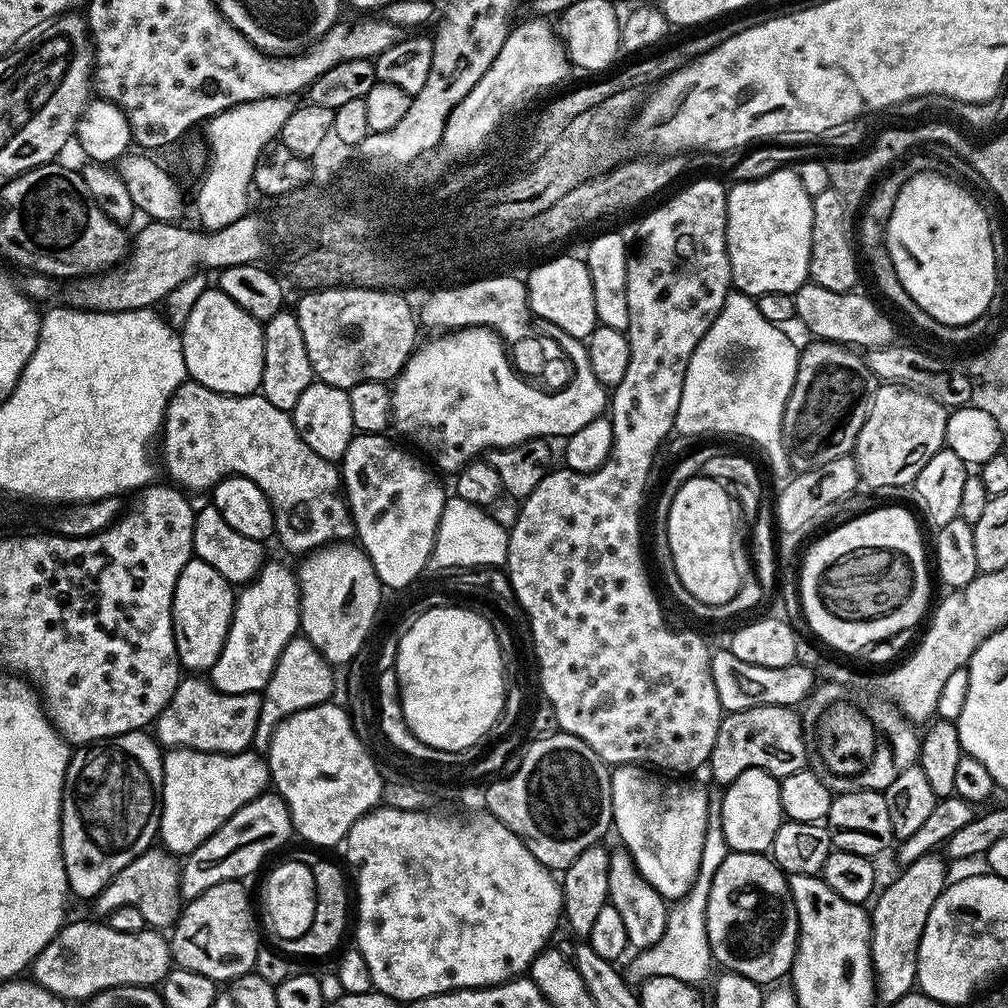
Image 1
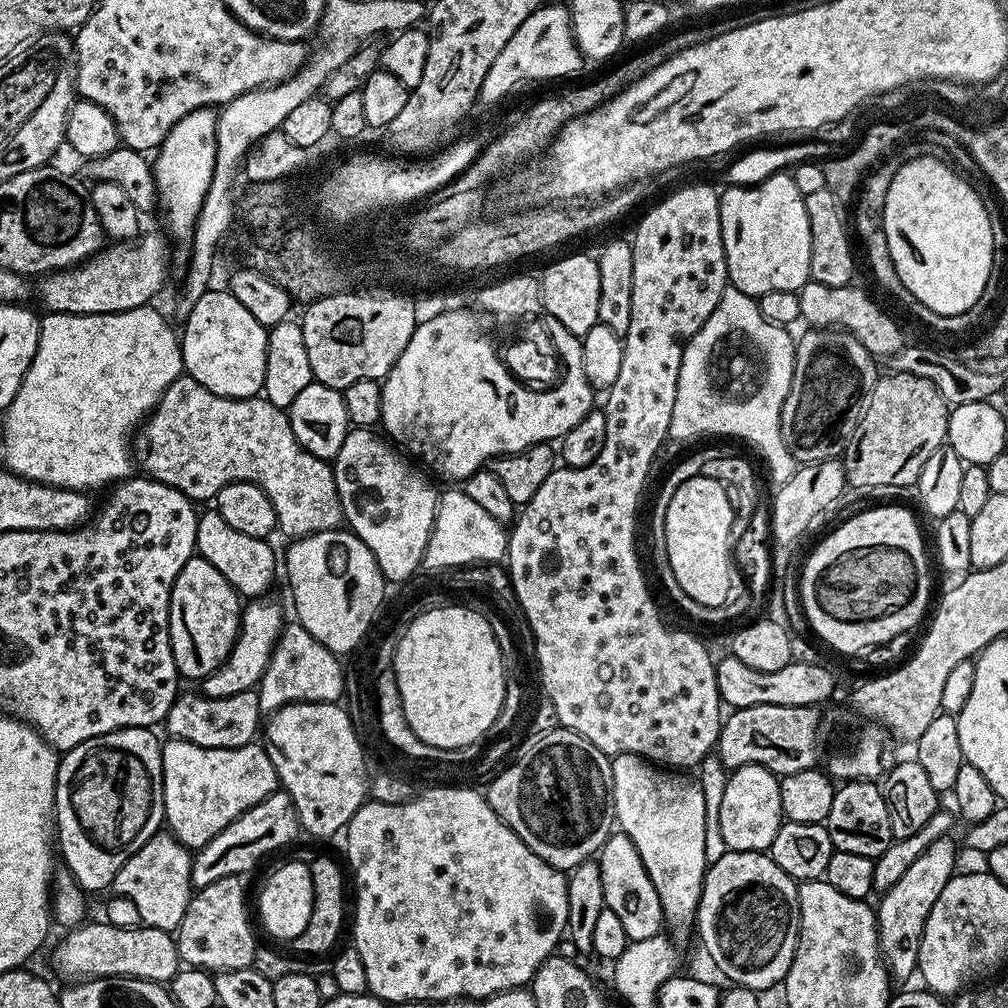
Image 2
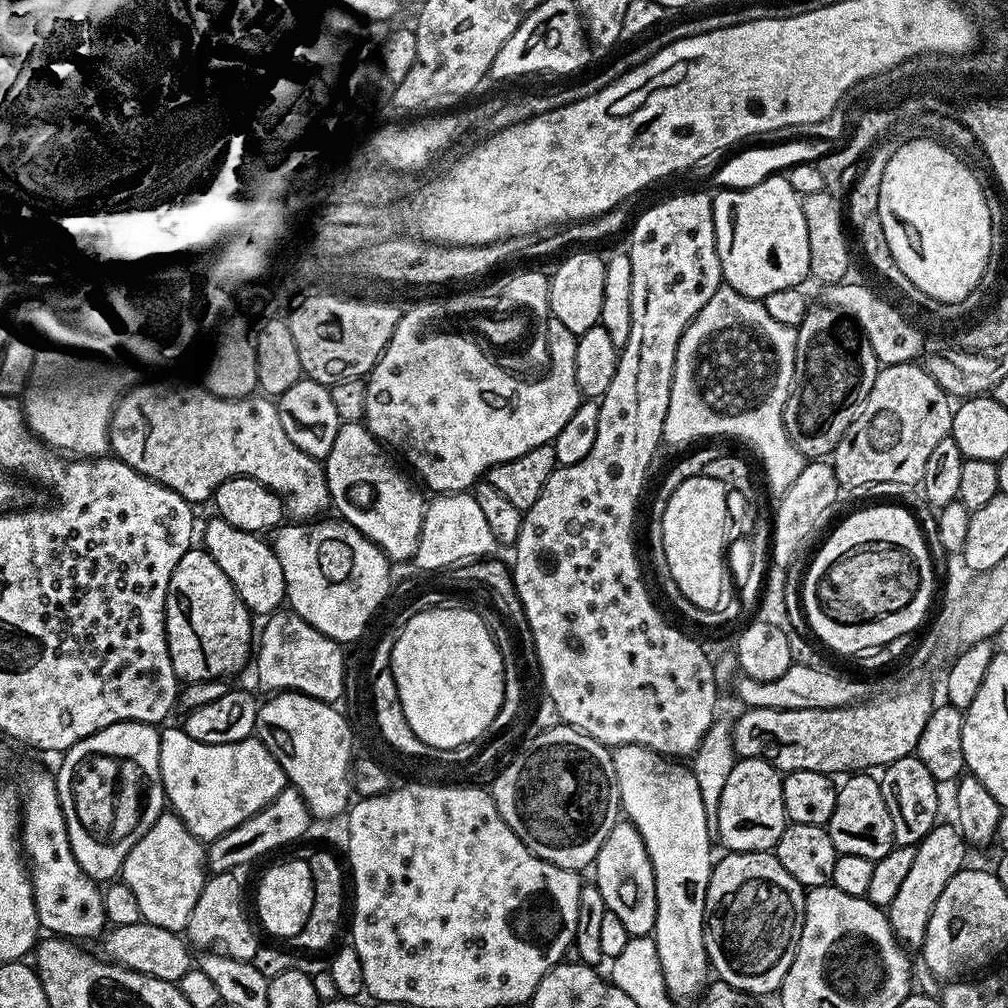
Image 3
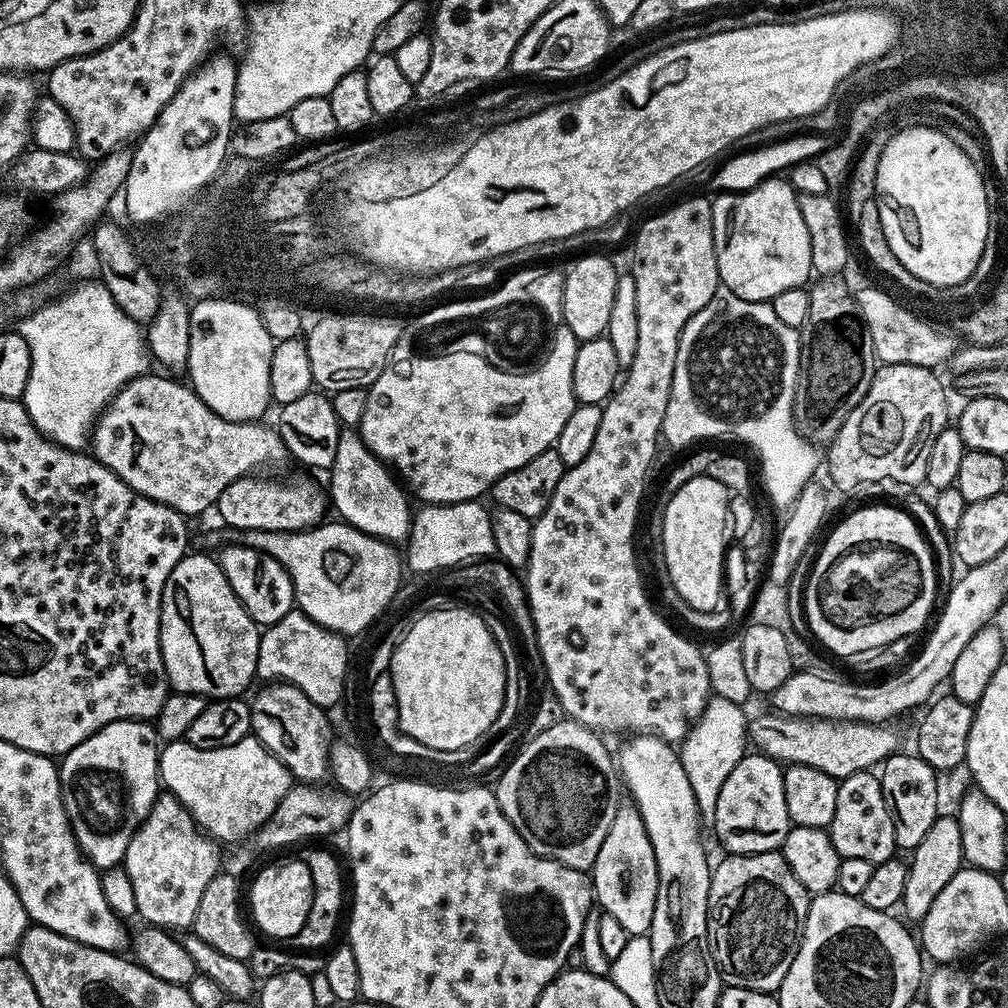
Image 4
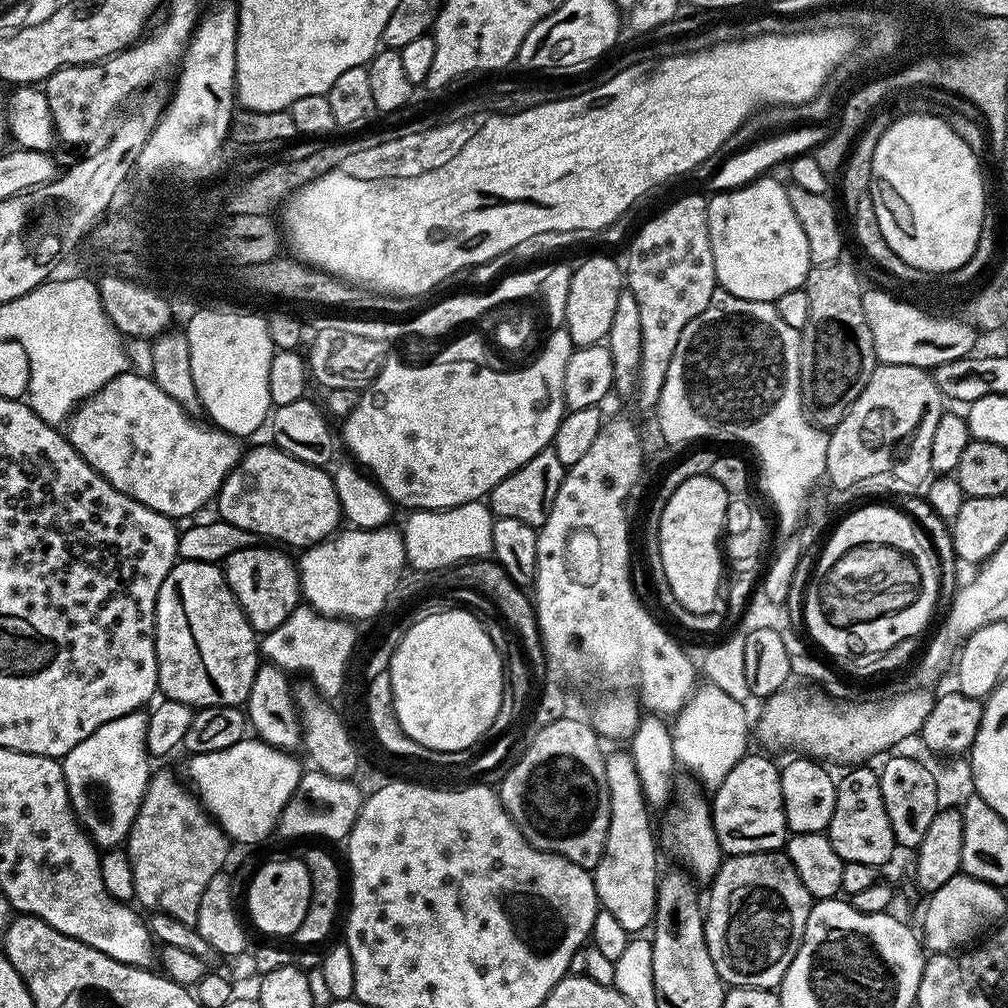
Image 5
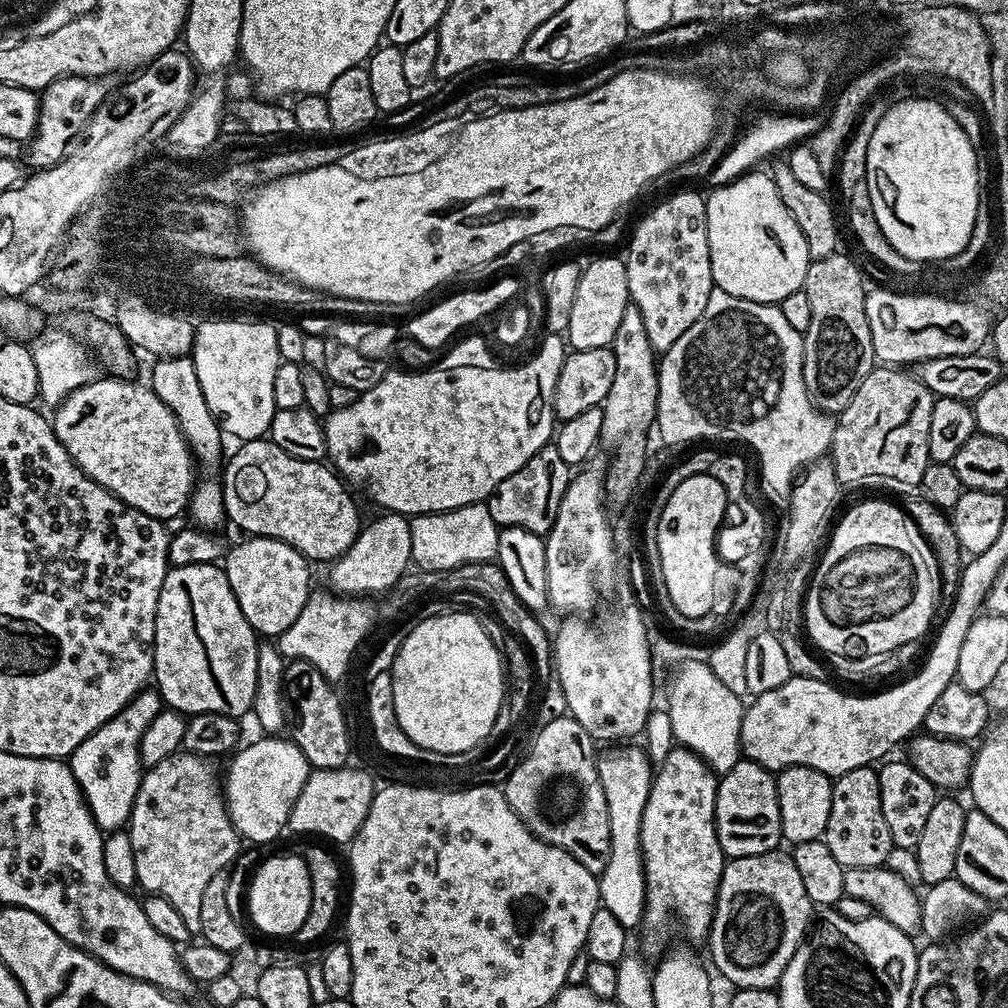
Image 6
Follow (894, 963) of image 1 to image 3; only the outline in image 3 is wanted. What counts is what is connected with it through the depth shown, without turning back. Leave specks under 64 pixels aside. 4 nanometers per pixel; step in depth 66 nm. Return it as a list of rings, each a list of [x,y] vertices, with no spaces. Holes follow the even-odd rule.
[[[952,822],[935,824],[930,834],[926,834],[926,838],[922,838],[920,843],[915,845],[915,849],[914,862],[906,874],[906,882],[902,882],[894,902],[890,902],[886,909],[896,941],[908,950],[923,949],[926,926],[930,922],[934,902],[942,898],[942,890],[946,890],[946,882],[950,882],[950,878],[954,878],[954,874],[958,874],[961,868],[965,867],[967,860],[964,859],[970,851],[960,829]]]

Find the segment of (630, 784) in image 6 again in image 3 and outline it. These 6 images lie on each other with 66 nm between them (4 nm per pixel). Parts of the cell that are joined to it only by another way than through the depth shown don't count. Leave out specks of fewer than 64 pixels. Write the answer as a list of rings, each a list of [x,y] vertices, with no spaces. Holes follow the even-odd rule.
[[[627,818],[617,820],[606,842],[602,842],[596,855],[594,871],[596,889],[602,894],[608,911],[618,914],[629,937],[649,935],[656,926],[654,870],[646,846],[642,842],[642,834],[638,834],[638,830]]]

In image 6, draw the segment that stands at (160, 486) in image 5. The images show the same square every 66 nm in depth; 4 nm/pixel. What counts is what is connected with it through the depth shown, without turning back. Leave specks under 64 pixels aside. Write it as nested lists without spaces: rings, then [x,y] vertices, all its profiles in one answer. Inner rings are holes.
[[[93,378],[78,390],[74,390],[55,409],[56,417],[50,423],[58,442],[66,446],[66,454],[98,486],[114,494],[123,504],[128,504],[142,514],[150,514],[156,520],[171,522],[187,509],[198,473],[192,469],[194,457],[188,451],[184,435],[180,433],[174,414],[152,392],[147,383],[135,384],[132,378]]]

